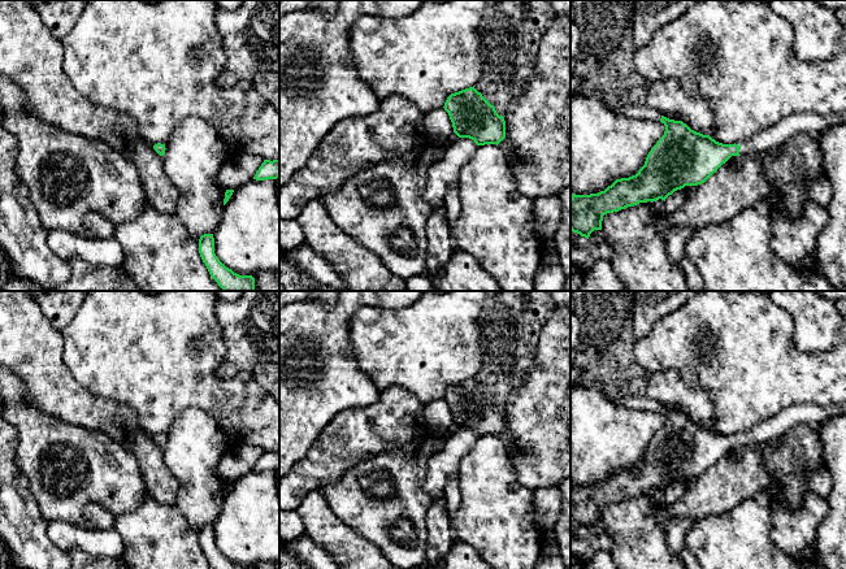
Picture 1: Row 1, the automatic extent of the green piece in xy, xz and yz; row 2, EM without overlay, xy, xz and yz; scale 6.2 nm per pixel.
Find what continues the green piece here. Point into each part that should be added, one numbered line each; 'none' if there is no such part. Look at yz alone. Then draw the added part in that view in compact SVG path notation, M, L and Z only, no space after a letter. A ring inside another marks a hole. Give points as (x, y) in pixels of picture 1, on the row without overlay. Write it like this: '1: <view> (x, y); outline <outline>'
1: yz (771, 429); outline M846 403L816 405L798 404L782 409L778 414L769 417L750 430L738 433L741 447L754 447L778 439L786 430L794 425L806 422L814 426L821 426L827 420L846 414Z

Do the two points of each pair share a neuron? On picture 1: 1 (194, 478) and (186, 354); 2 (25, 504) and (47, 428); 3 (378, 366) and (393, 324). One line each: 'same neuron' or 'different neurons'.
1: different neurons
2: different neurons
3: same neuron

